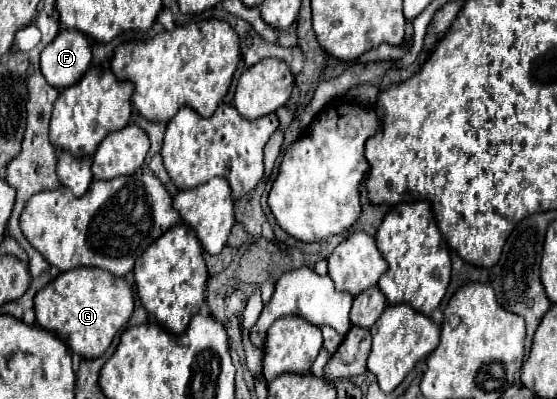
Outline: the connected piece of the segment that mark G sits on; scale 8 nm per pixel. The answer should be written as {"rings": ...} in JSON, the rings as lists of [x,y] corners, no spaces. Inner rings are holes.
{"rings":[[[78,267],[60,273],[40,289],[34,299],[34,311],[38,325],[56,333],[72,353],[96,359],[108,349],[112,337],[124,327],[124,323],[128,323],[134,311],[134,291],[124,277],[108,275],[108,271],[102,269]]]}

